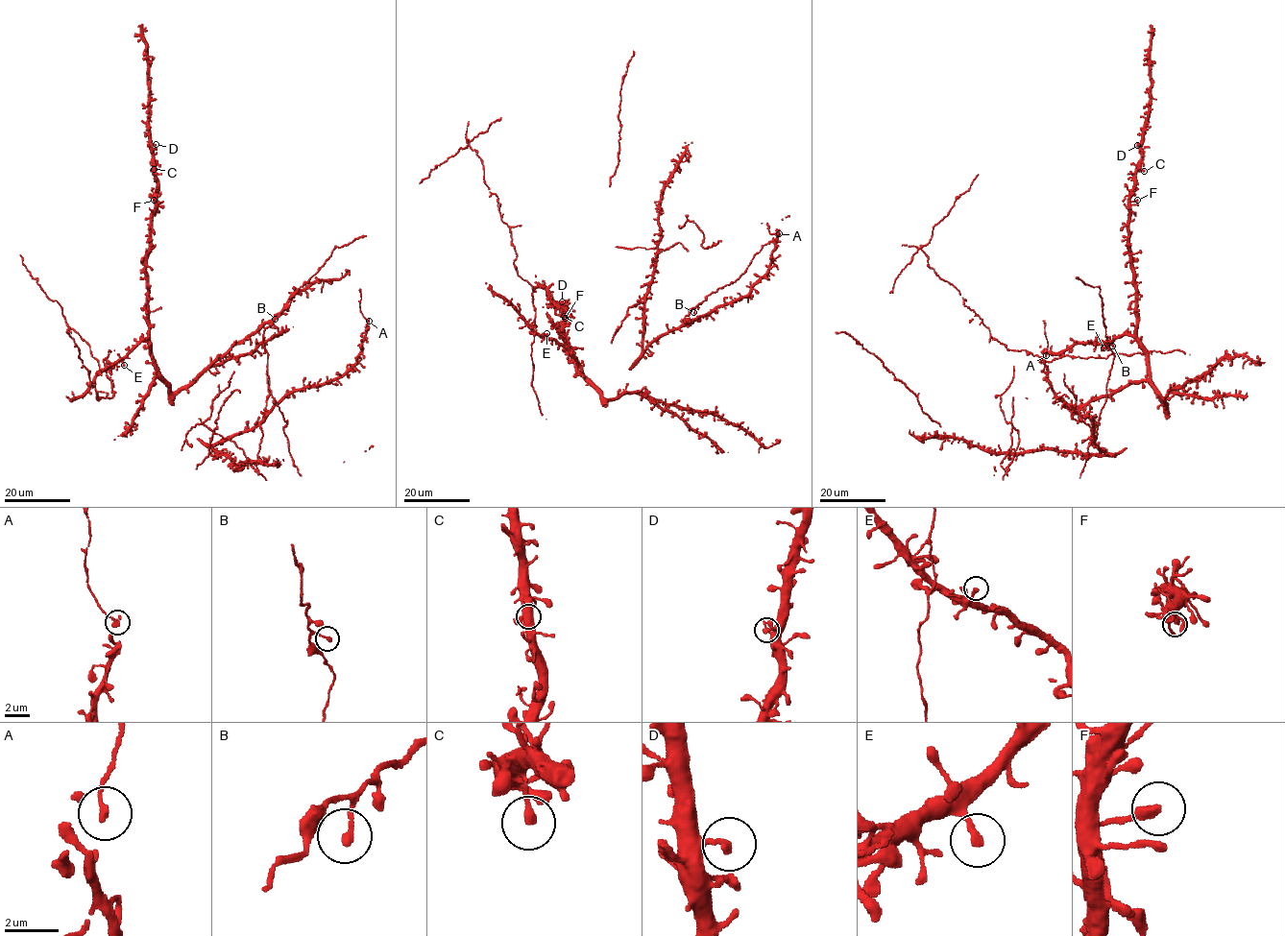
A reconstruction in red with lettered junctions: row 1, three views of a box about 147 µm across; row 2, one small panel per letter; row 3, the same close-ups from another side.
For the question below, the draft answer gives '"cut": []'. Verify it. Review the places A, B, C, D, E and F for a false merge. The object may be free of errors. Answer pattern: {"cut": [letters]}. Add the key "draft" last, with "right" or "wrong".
{"cut": ["A"], "draft": "wrong"}

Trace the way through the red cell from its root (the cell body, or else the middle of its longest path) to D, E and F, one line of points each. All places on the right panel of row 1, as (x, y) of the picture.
D: (1152, 387), (1147, 349), (1137, 336), (1137, 284), (1128, 245), (1129, 194), (1141, 158), (1137, 145)
E: (1152, 387), (1147, 350), (1130, 335), (1120, 336), (1103, 348)
F: (1152, 387), (1147, 349), (1137, 336), (1137, 284), (1128, 245), (1129, 203), (1137, 200)

